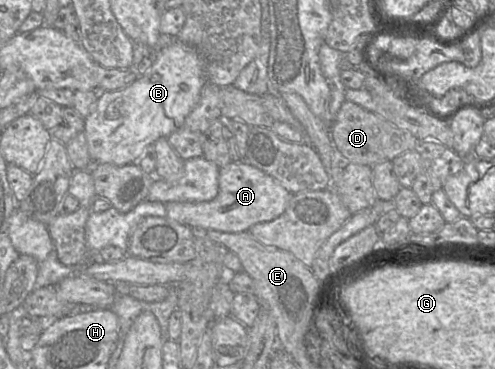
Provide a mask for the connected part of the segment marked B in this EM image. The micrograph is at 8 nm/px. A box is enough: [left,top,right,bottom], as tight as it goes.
[84,38,207,166]

